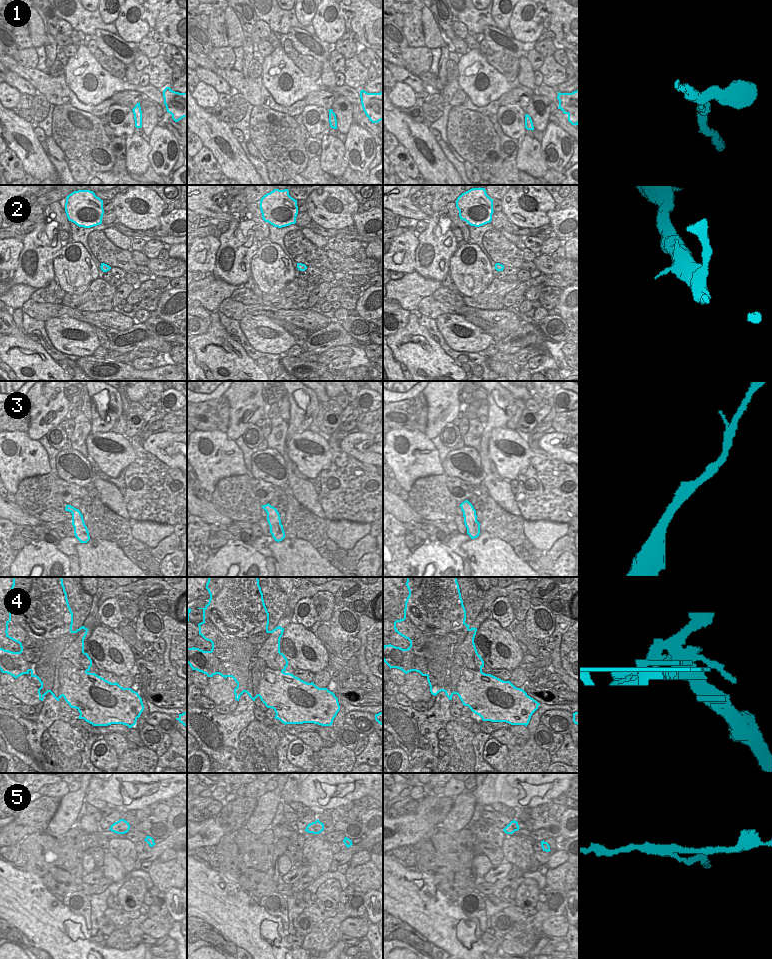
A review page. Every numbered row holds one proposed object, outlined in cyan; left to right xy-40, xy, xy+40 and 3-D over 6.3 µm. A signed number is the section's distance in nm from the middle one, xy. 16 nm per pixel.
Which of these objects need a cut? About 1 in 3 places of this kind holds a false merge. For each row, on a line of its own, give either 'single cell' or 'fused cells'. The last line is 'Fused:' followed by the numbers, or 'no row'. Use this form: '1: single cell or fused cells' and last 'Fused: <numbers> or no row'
1: single cell
2: single cell
3: single cell
4: fused cells
5: fused cells
Fused: 4, 5

